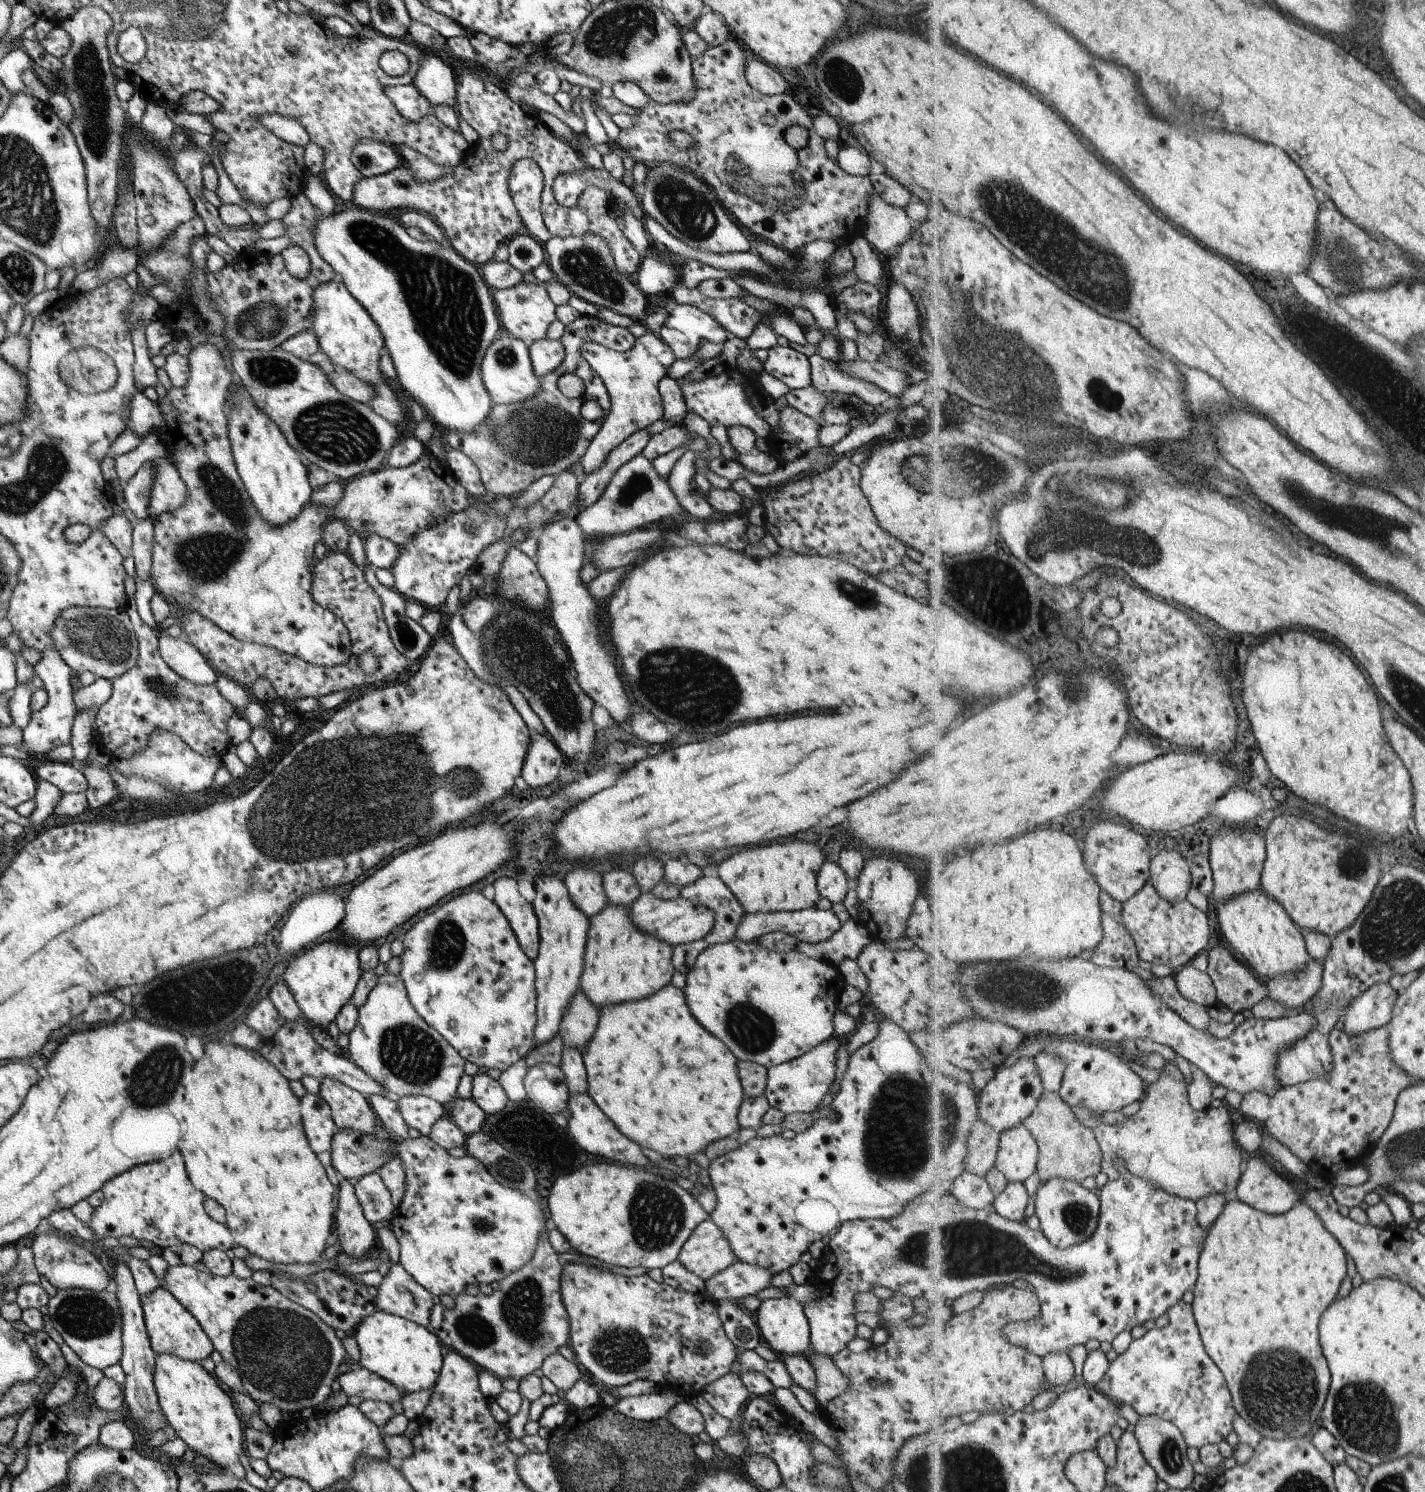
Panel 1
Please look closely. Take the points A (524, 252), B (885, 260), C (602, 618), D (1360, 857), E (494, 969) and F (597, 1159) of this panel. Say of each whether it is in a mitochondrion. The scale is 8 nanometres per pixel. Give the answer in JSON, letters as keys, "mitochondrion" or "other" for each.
{"A":"mitochondrion","B":"other","C":"other","D":"mitochondrion","E":"other","F":"other"}

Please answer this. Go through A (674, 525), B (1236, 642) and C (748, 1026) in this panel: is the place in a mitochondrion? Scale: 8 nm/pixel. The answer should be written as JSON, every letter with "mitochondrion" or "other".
{"A":"other","B":"other","C":"mitochondrion"}

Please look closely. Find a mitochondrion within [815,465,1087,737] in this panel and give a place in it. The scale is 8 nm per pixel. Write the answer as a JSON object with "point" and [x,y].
{"point":[864,598]}

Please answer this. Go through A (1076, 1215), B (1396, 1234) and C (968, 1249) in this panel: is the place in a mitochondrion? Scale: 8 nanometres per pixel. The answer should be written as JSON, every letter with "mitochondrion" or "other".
{"A":"mitochondrion","B":"other","C":"mitochondrion"}

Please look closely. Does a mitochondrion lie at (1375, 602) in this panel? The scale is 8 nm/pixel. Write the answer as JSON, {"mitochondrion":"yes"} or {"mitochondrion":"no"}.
{"mitochondrion":"no"}

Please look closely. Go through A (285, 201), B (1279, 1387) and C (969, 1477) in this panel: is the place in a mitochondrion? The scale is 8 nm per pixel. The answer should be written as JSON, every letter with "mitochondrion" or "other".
{"A":"other","B":"mitochondrion","C":"mitochondrion"}

